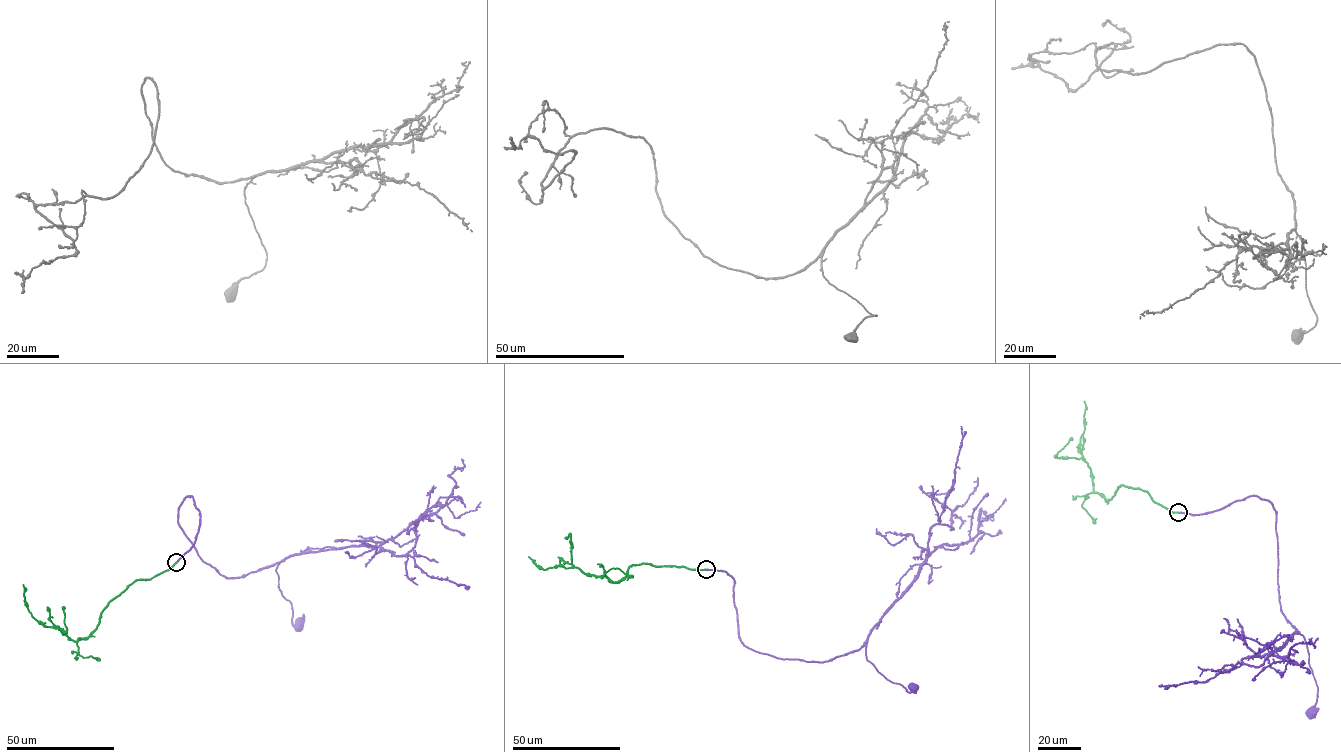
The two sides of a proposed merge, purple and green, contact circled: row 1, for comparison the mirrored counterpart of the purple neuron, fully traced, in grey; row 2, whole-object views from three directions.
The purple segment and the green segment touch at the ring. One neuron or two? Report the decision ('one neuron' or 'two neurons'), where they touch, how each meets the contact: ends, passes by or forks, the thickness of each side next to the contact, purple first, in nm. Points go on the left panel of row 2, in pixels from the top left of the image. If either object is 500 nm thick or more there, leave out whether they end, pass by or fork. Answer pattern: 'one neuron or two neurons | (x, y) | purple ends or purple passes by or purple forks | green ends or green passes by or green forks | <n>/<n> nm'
one neuron | (176, 562) | purple ends | green ends | 280/280 nm

